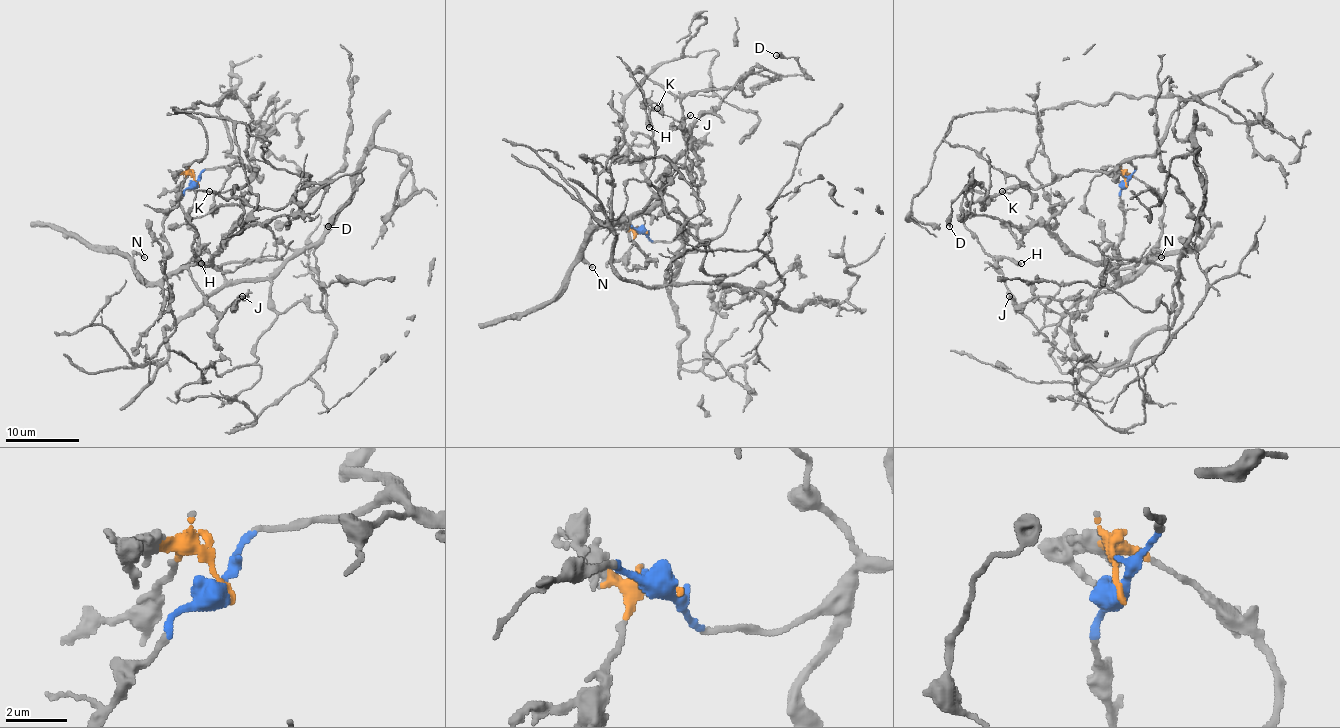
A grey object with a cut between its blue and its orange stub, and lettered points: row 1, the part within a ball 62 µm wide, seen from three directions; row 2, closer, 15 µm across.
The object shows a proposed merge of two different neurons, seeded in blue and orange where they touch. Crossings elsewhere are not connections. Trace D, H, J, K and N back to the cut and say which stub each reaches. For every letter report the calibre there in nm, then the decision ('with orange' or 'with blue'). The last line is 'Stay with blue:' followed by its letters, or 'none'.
D: 400 nm | with blue
H: 440 nm | with blue
J: 150 nm | with orange
K: 100 nm | with blue
N: 150 nm | with orange
Stay with blue: D, H, K

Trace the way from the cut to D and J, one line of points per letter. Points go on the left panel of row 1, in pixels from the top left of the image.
D: (197, 184), (206, 169), (250, 165), (257, 169), (233, 193), (283, 209), (361, 174), (327, 226)
J: (197, 184), (191, 174), (185, 176), (178, 195), (198, 243), (182, 268), (215, 313), (243, 296)

